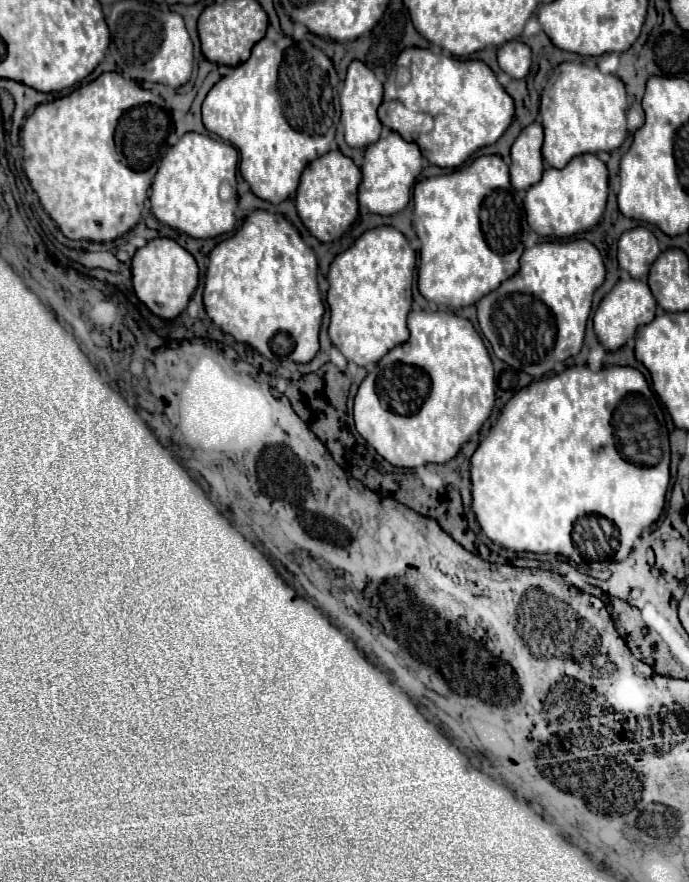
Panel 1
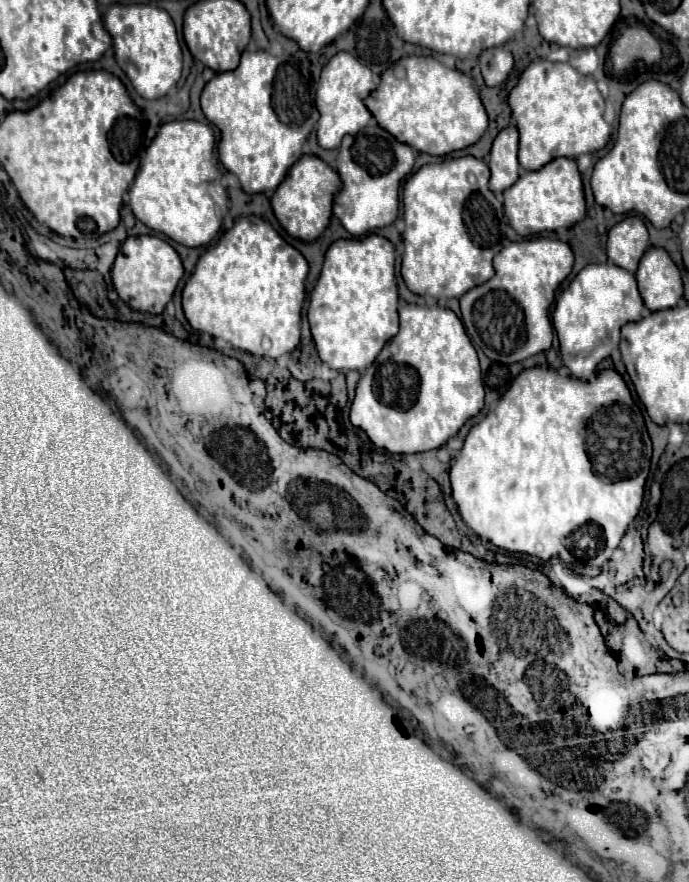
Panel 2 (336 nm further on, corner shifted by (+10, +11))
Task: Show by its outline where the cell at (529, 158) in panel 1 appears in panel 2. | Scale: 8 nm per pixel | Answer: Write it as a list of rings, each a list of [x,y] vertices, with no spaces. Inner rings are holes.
[[[505,127],[493,141],[489,169],[491,169],[491,181],[489,189],[493,193],[505,191],[509,185],[513,185],[519,177],[519,159],[517,159],[517,147],[519,147],[519,131],[517,127]]]

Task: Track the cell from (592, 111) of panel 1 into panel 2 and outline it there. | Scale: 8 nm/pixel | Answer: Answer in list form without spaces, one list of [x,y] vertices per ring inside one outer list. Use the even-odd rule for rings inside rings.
[[[535,61],[531,63],[517,87],[509,93],[509,105],[519,129],[519,163],[535,171],[557,157],[575,159],[581,153],[593,153],[605,147],[611,137],[611,126],[605,121],[605,99],[595,79],[581,75],[571,63]]]

